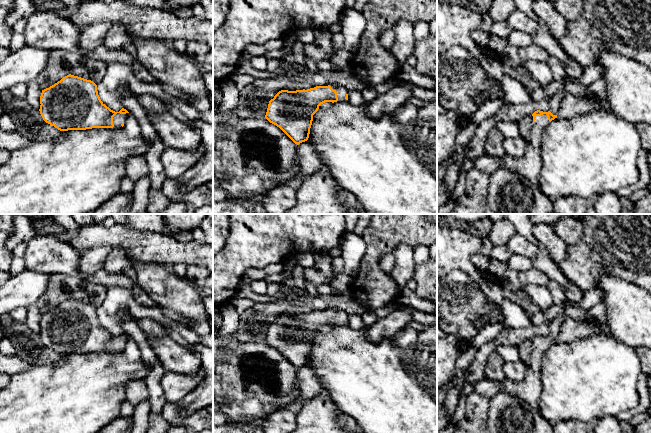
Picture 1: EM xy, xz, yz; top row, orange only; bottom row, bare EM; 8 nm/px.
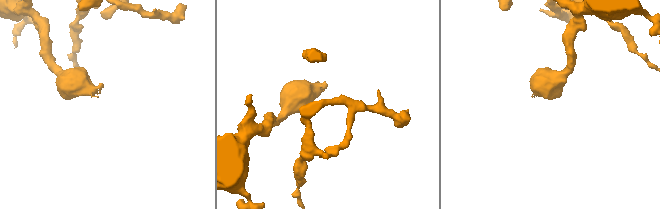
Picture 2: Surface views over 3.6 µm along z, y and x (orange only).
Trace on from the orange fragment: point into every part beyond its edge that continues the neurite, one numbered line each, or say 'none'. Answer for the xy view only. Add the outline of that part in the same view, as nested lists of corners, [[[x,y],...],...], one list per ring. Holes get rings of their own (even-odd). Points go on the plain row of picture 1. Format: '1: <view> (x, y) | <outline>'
1: xy (118, 343) | [[[117,337],[113,341],[113,348],[114,348],[114,351],[113,352],[122,352],[121,348],[123,346],[125,347],[126,341],[127,341],[127,337],[126,338]]]

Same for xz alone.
1: xz (341, 315) | [[[332,308],[330,310],[331,310],[331,312],[333,314],[335,314],[337,316],[337,321],[338,321],[338,325],[337,326],[347,325],[345,323],[345,321],[349,317],[349,315],[346,312],[338,310],[338,309],[335,309],[335,308]]]

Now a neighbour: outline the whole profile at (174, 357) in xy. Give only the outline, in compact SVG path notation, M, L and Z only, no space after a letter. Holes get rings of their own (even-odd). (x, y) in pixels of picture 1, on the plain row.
M169 336L156 339L148 337L150 347L168 372L195 375L201 369L200 356L176 343Z

